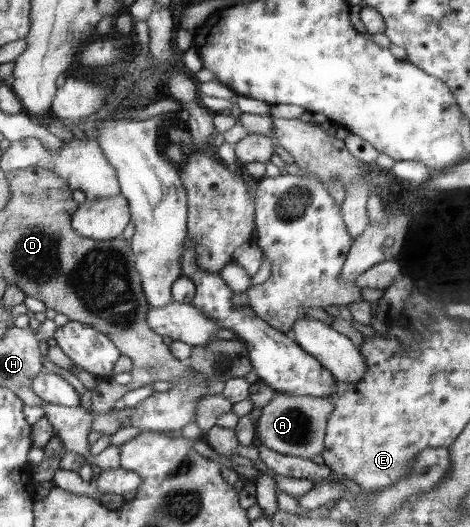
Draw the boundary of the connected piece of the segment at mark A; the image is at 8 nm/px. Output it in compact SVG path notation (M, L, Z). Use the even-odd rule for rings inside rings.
M274 392L273 398L262 407L261 415L256 420L257 441L277 453L311 460L324 450L327 420L333 408L333 403L326 397Z

